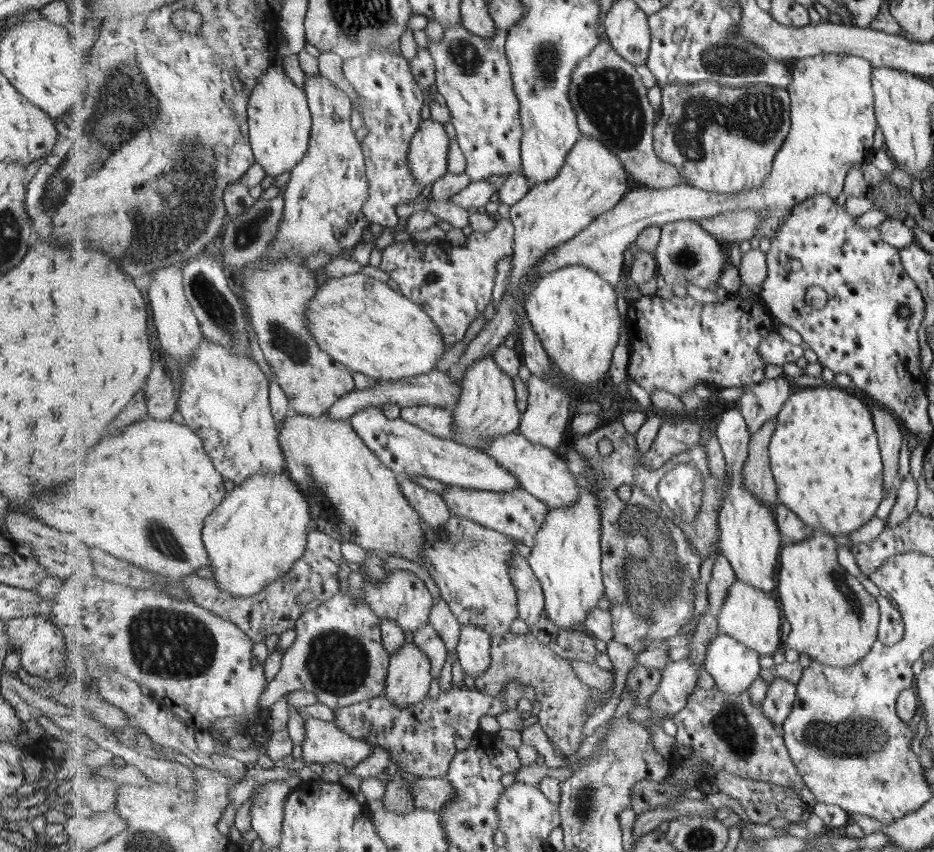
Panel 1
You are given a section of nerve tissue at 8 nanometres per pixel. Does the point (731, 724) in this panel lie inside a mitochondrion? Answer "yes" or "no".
yes

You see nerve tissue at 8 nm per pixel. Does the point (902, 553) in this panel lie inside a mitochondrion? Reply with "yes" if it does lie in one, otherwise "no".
no

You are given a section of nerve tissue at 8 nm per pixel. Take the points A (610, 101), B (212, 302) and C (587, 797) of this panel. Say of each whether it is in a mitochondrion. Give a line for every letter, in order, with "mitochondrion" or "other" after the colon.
A: mitochondrion
B: mitochondrion
C: mitochondrion

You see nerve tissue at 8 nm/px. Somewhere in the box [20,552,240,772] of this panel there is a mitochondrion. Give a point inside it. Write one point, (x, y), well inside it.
(164, 644)

